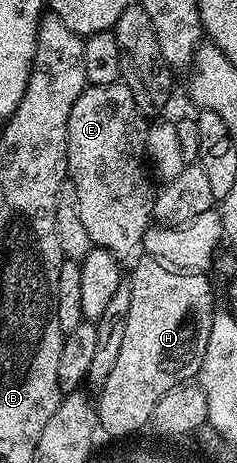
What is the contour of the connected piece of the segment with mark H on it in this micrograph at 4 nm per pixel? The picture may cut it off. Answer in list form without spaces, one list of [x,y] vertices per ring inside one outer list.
[[[144,256],[143,261],[139,261],[135,265],[135,270],[130,270],[129,284],[131,294],[129,295],[129,319],[125,322],[125,339],[121,342],[121,352],[117,354],[117,363],[113,366],[113,371],[109,371],[109,379],[105,379],[105,383],[98,390],[99,401],[97,400],[97,412],[99,415],[98,428],[108,433],[111,439],[120,439],[122,437],[130,437],[142,429],[143,424],[153,410],[155,400],[160,395],[166,395],[169,391],[173,391],[179,385],[185,385],[197,377],[198,369],[203,367],[205,359],[205,347],[209,343],[209,331],[213,327],[213,319],[217,312],[215,306],[215,293],[211,290],[211,281],[207,278],[206,272],[189,273],[182,269],[172,269],[170,265],[163,265],[160,261],[155,261],[149,256]]]

